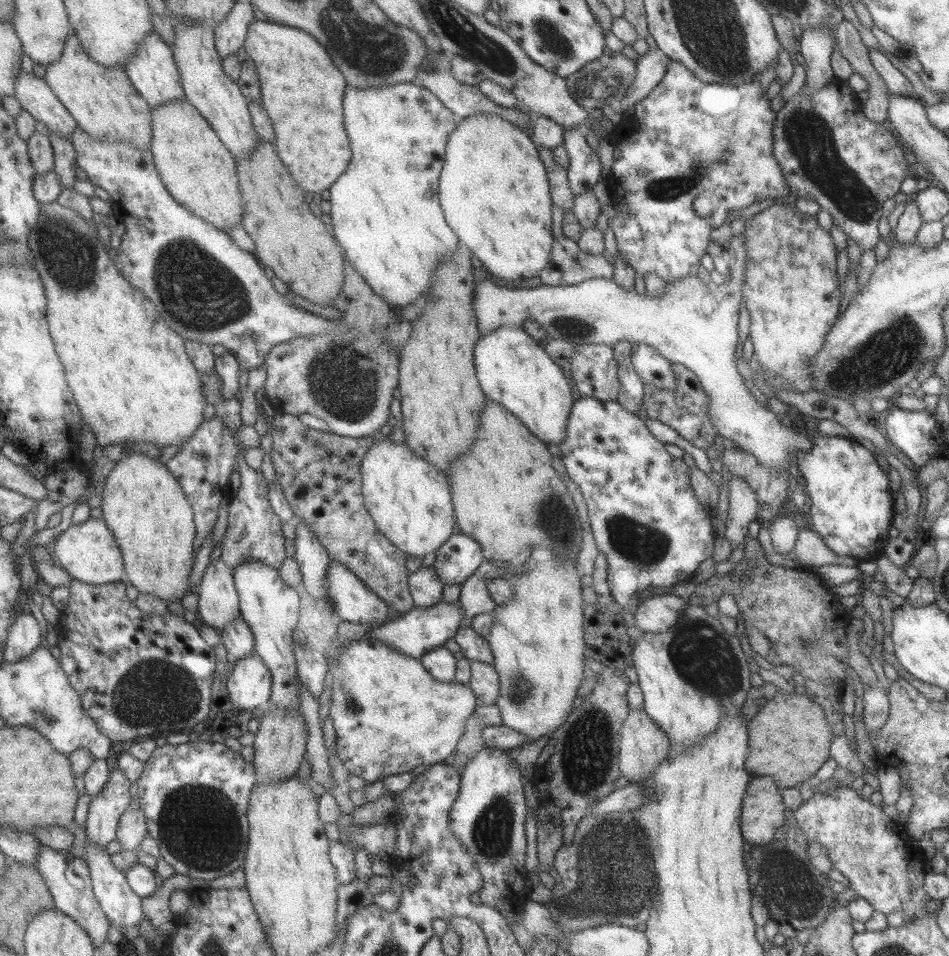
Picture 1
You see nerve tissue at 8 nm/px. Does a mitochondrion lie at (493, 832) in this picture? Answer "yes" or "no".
yes

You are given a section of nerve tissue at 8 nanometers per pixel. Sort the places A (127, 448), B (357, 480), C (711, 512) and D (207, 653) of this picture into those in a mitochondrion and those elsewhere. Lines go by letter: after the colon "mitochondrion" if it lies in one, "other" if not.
A: other
B: other
C: other
D: other

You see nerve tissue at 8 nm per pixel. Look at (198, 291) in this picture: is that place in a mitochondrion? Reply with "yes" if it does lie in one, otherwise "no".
yes

